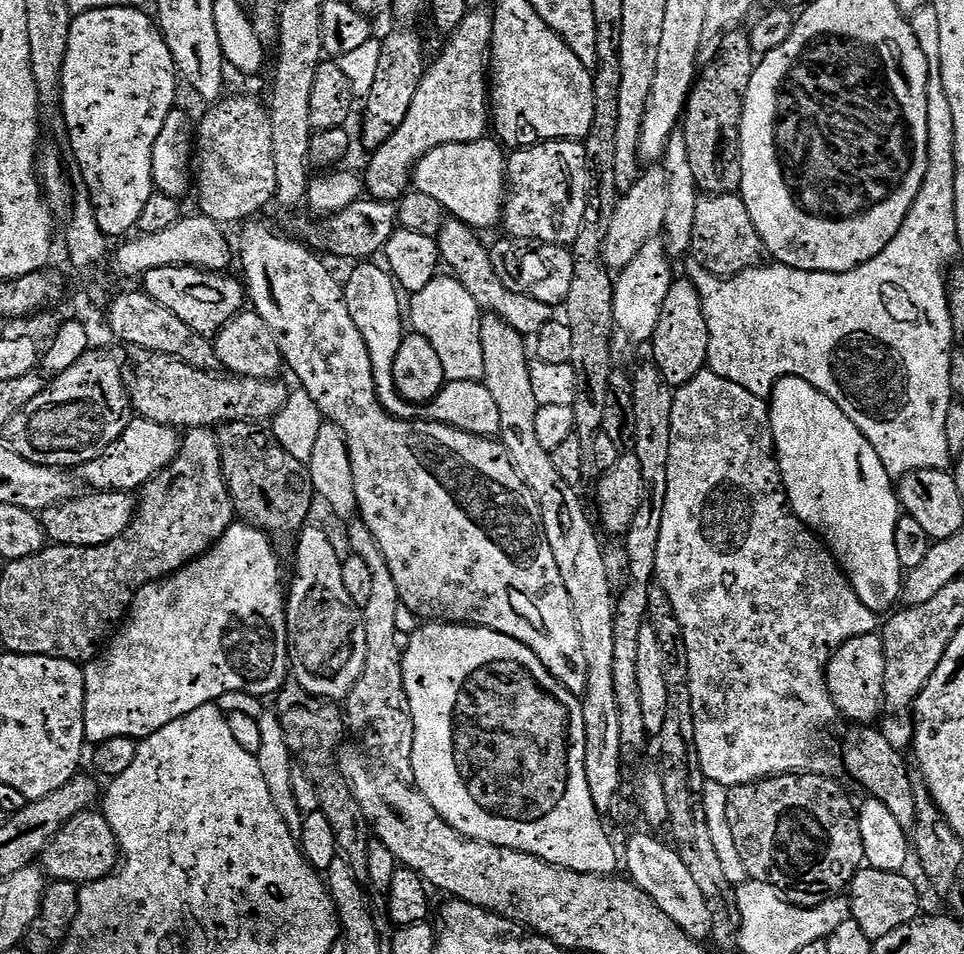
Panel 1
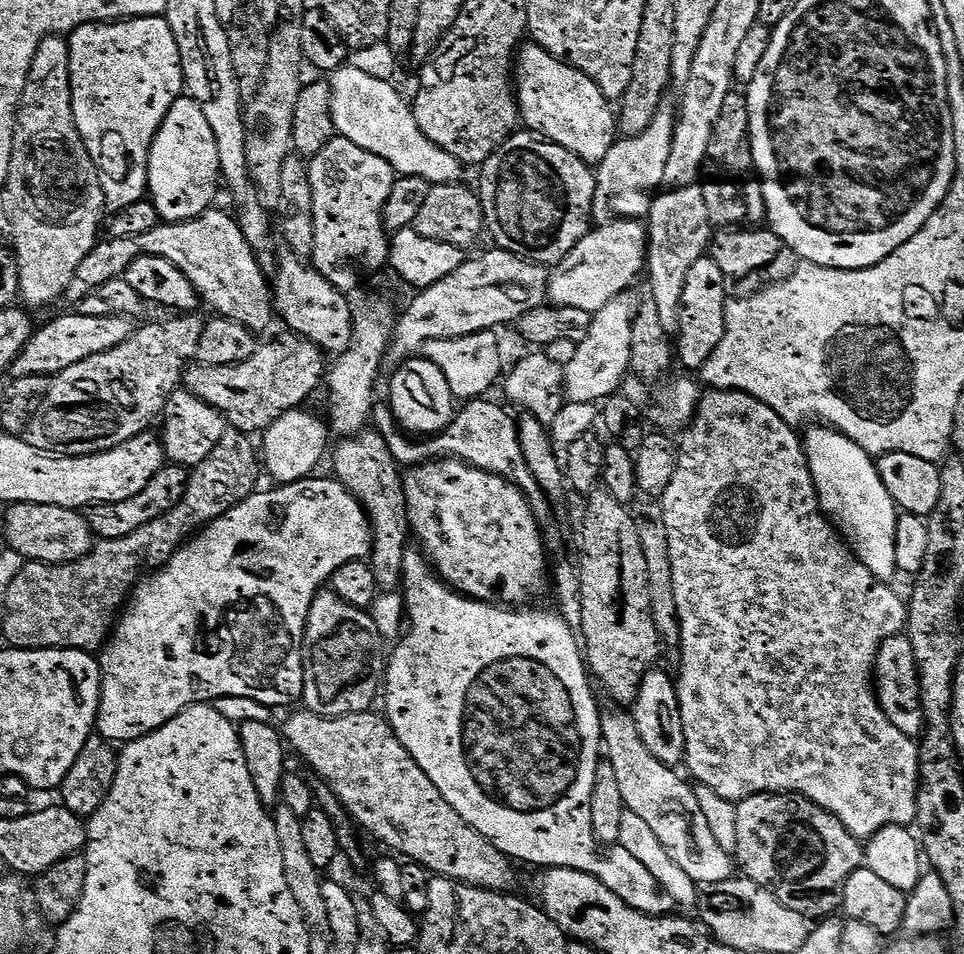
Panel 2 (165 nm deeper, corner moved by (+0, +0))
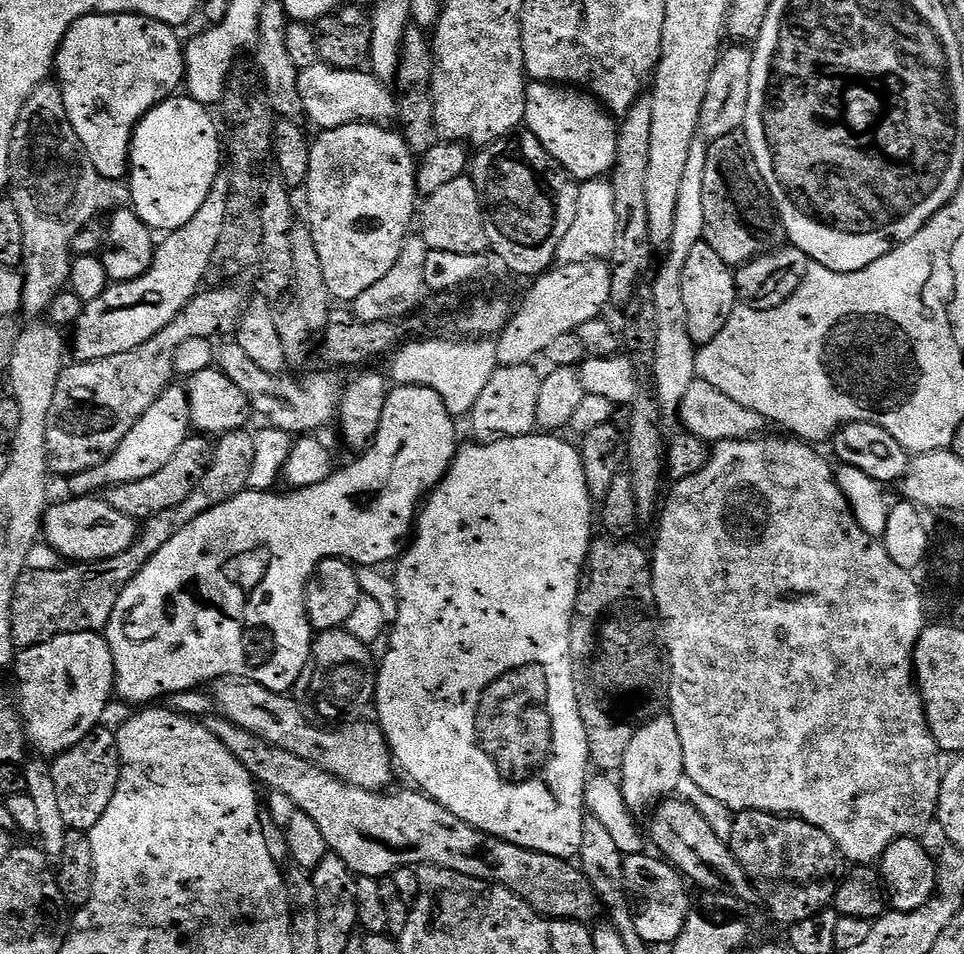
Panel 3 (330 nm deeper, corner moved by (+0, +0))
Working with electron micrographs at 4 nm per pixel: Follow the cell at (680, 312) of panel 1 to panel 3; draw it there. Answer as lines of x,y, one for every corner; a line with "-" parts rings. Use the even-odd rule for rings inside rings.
701,242
686,257
686,264
682,266
682,303
686,306
686,330
690,330
690,338
697,346
714,342
714,338
722,334
726,322
730,322
730,314
738,307
733,269
718,258
709,244

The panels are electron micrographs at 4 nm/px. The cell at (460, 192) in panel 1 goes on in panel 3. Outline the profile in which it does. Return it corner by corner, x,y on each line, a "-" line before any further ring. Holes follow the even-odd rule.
317,62
314,66
300,69
298,78
298,94
304,107
304,116
312,119
317,124
317,129
327,130
358,124
361,122
388,122
388,119
397,115
396,102
393,93
385,85
381,84
371,71
357,70
355,68
331,68
329,64

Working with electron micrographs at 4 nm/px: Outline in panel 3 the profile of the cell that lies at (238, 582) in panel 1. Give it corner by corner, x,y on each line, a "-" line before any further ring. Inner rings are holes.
405,384
393,387
386,398
386,406
382,406
382,422
378,422
378,434
372,439
371,444
363,449
362,454
354,464
348,464
345,468
337,467
332,475
317,485
287,490
245,490
234,498
214,506
214,510
206,510
190,526
178,530
142,570
122,590
118,598
118,606
114,606
114,614
110,614
110,622
102,633
110,646
110,654
114,658
114,670
116,671
116,682
114,692
117,697
121,696
128,704
140,704
136,706
148,706
153,702
160,702
163,696
172,696
175,692
188,692
199,684
205,686
225,678
243,678
254,682
258,686
266,686
271,692
291,693
295,689
298,678
310,658
314,629
308,621
306,614
306,602
304,591
308,585
308,579
312,576
316,567
323,560
338,558
347,560
356,566
384,566
391,565
403,553
410,537
414,532
414,525
418,515
418,509
428,493
440,485
440,479
448,473
452,465
452,459
458,451
456,444
456,424
452,413
446,410
442,398
434,394
426,386
406,386

